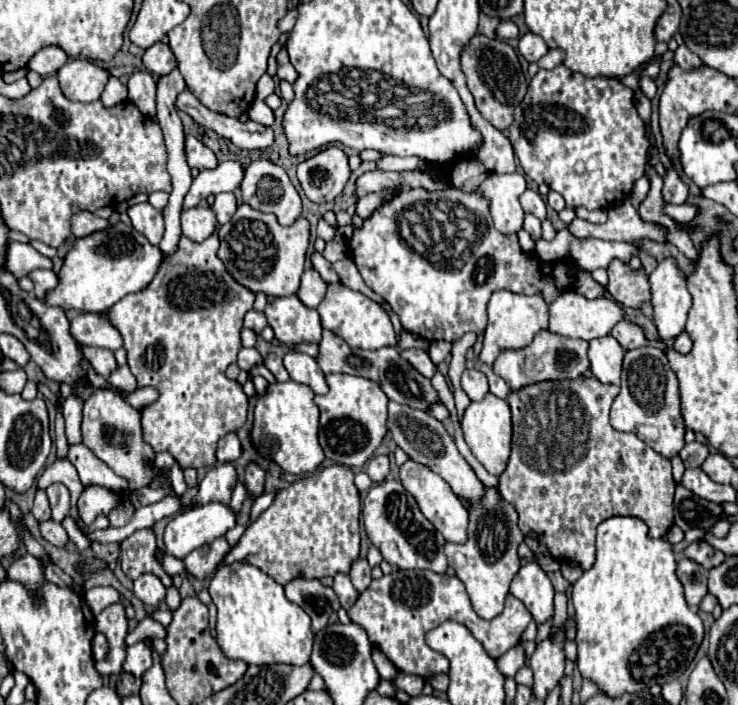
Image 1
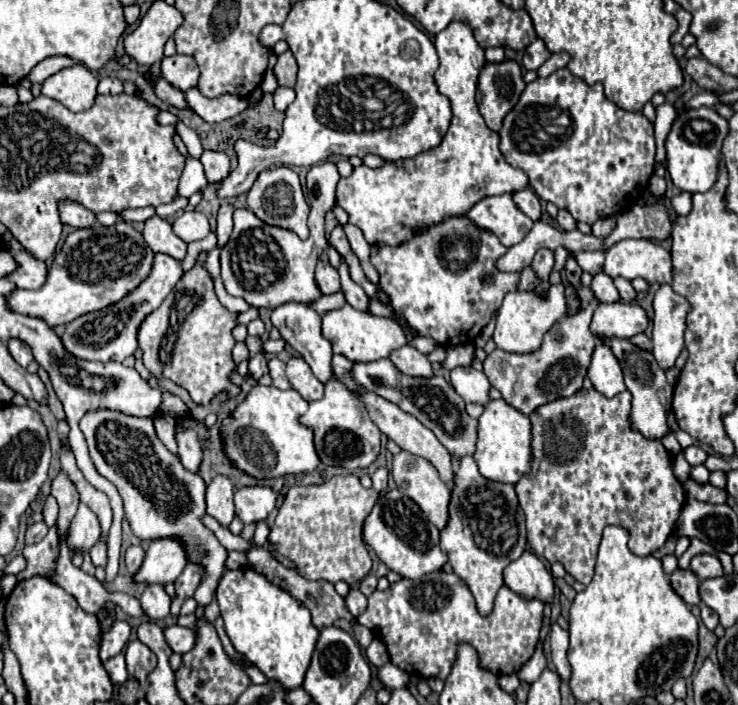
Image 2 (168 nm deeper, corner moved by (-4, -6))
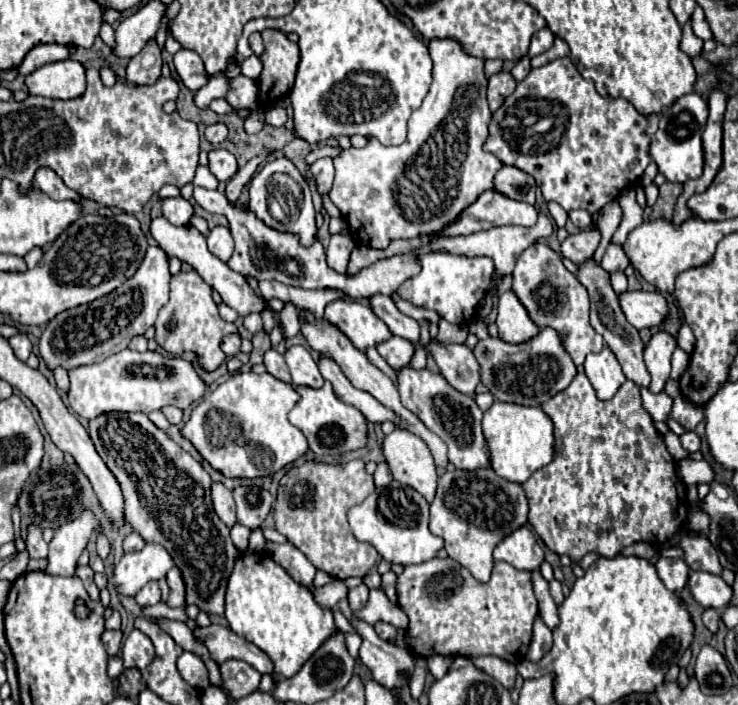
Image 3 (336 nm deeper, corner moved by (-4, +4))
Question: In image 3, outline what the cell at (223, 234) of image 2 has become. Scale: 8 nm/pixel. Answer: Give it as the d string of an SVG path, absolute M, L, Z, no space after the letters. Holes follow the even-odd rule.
M214 227L208 235L208 249L220 257L222 261L228 261L234 253L234 239L230 235L228 227Z

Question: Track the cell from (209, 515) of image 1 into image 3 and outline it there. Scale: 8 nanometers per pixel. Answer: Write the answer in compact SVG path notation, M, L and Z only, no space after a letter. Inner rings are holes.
M146 545L142 551L124 553L120 563L114 567L110 581L118 595L134 597L148 581L158 581L166 577L172 569L172 557L160 545Z

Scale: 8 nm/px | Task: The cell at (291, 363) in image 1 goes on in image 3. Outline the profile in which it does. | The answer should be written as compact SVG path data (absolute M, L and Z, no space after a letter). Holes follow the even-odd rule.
M300 345L290 347L284 353L284 357L286 357L286 363L292 373L292 385L306 385L306 387L314 387L314 389L324 385L324 379L318 371L316 361L304 347L300 347Z

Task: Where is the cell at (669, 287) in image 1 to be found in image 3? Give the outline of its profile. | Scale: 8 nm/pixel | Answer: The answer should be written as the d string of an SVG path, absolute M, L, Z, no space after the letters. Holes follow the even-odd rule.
M656 333L648 347L644 349L644 363L648 367L648 373L650 373L650 385L648 389L652 393L662 393L664 391L664 385L670 377L670 359L672 359L672 353L676 349L676 339L668 333Z

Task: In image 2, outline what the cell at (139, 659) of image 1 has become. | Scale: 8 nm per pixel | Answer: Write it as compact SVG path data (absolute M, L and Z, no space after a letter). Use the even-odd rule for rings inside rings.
M130 641L126 651L126 667L128 673L140 681L140 685L146 685L148 675L156 667L156 655L142 643L142 641Z

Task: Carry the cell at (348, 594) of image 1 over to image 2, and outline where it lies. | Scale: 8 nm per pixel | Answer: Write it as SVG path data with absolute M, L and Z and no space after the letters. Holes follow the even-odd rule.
M350 589L348 591L348 595L346 595L346 607L348 607L348 611L354 617L358 617L366 609L366 605L368 605L368 599L360 593L360 589Z

